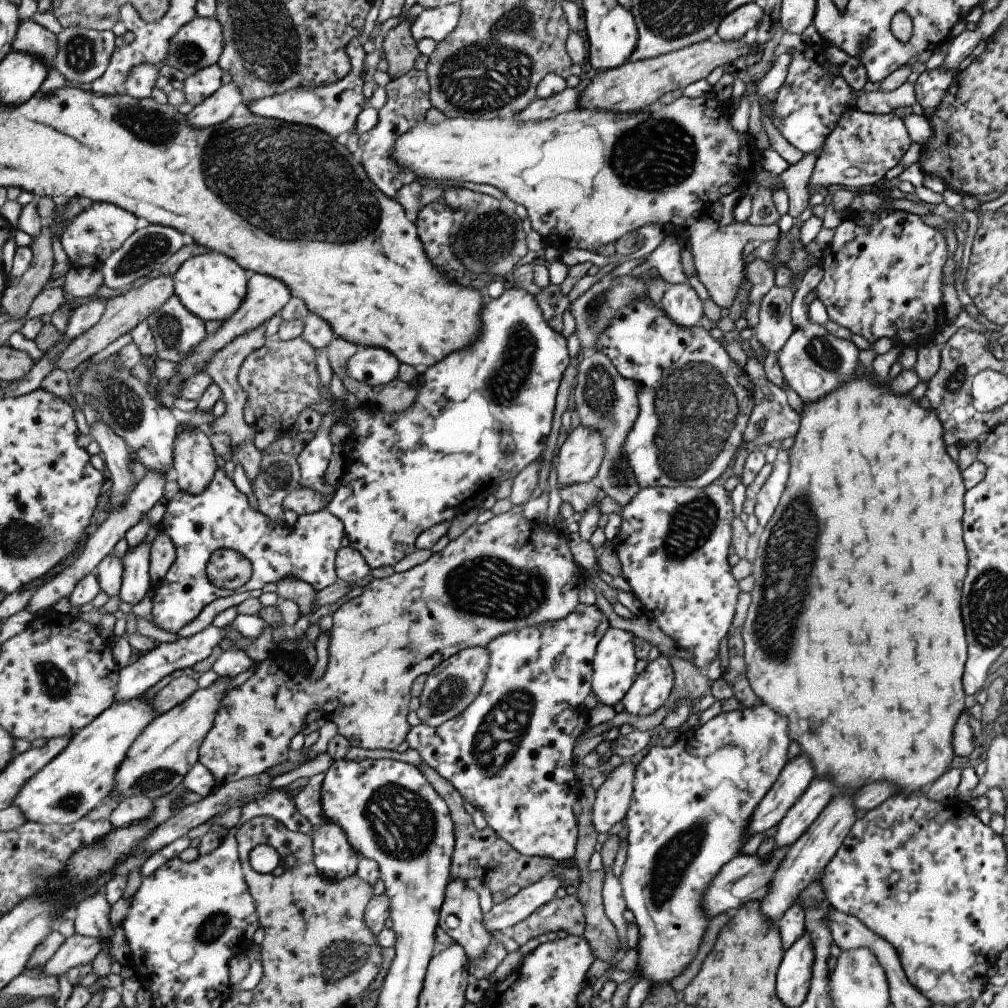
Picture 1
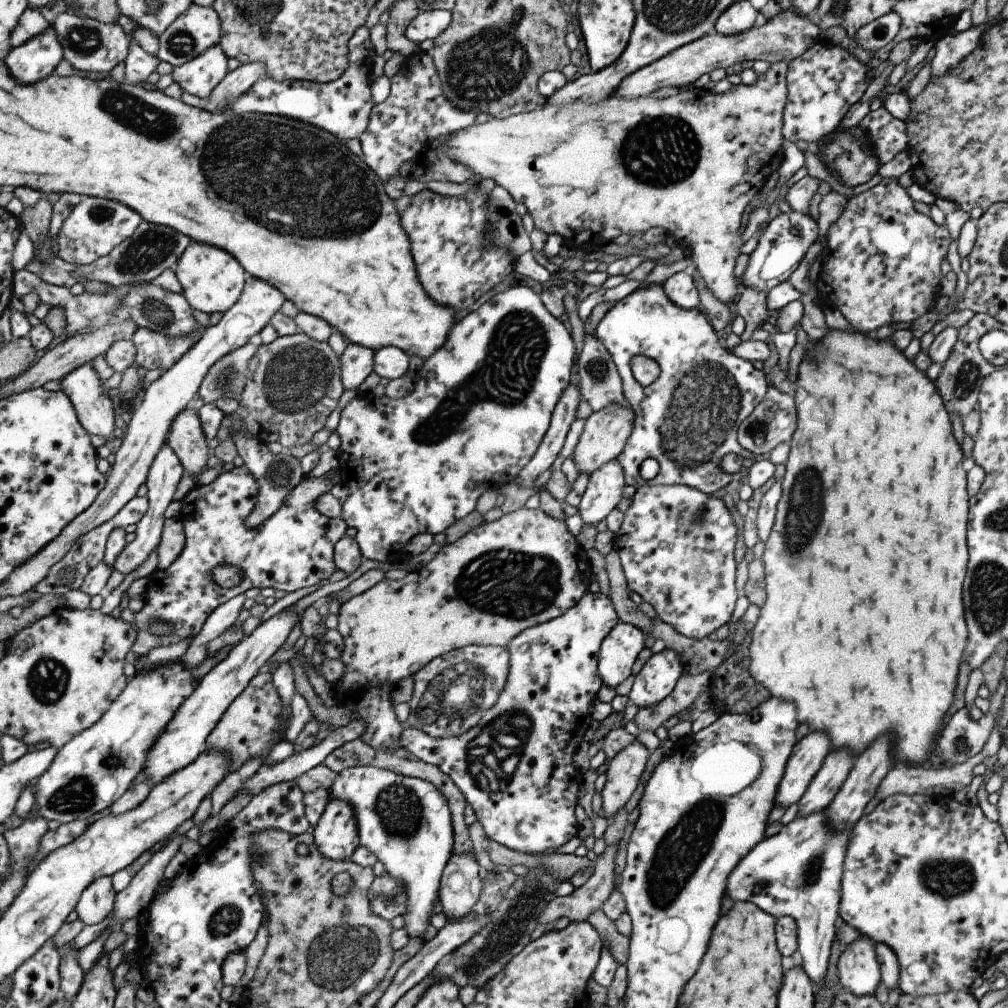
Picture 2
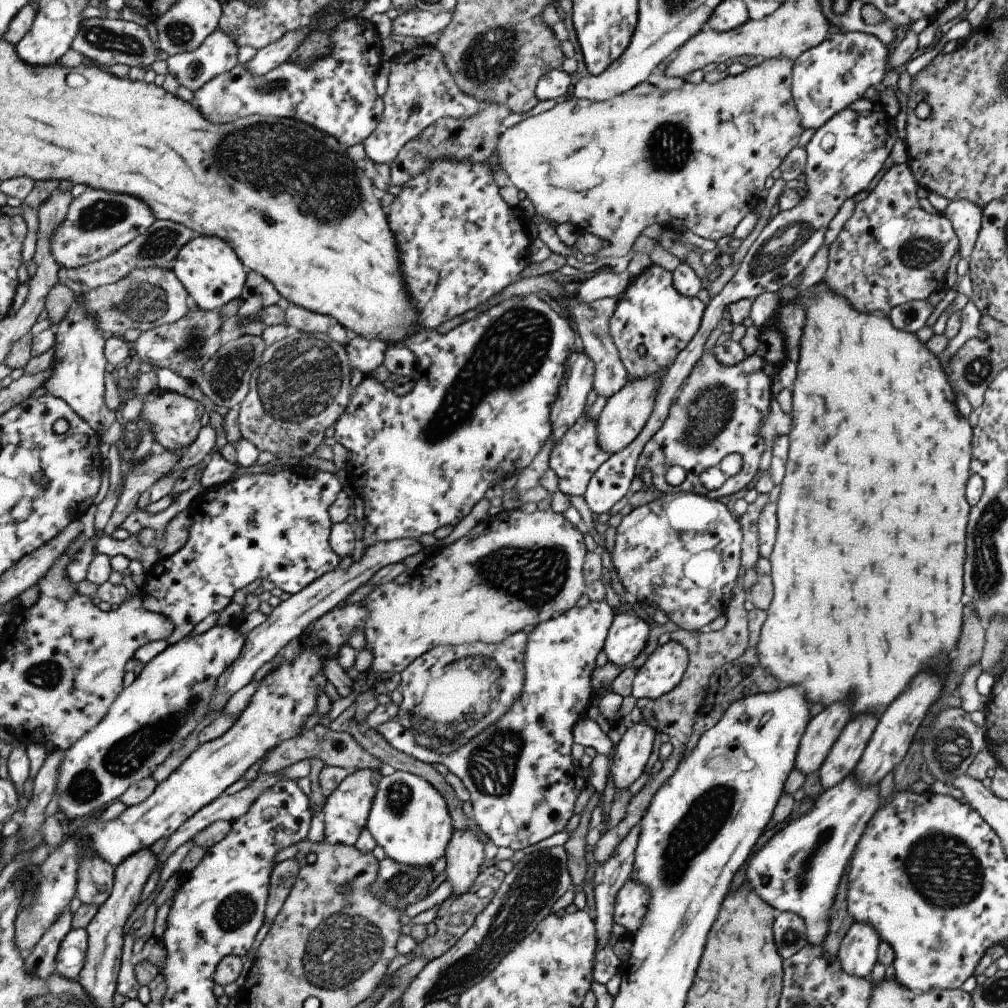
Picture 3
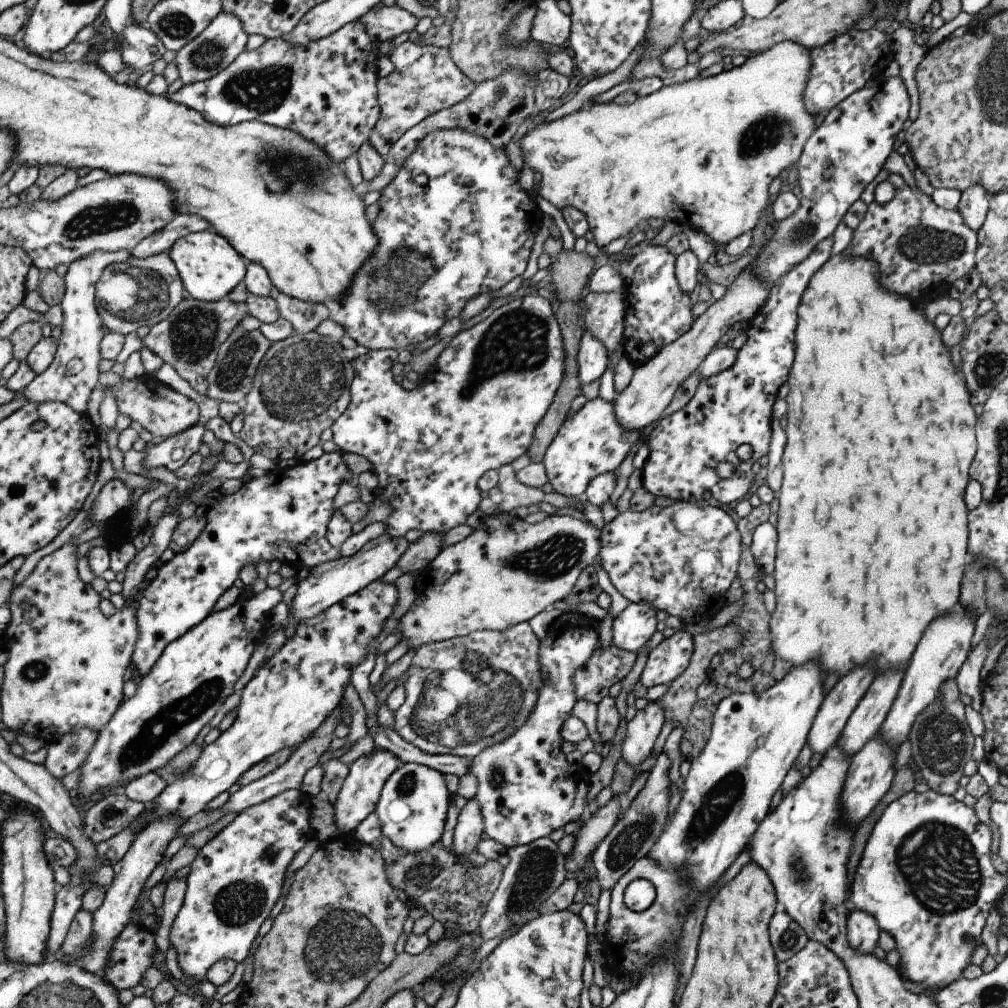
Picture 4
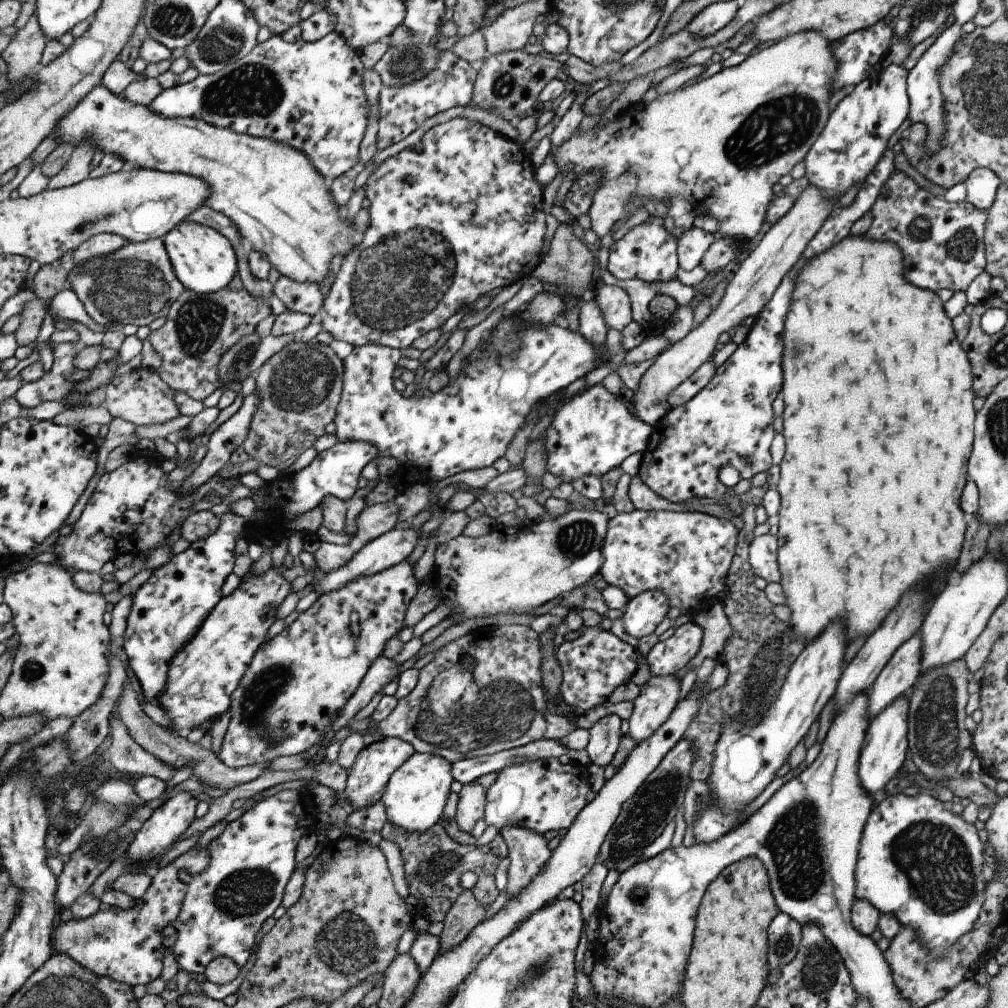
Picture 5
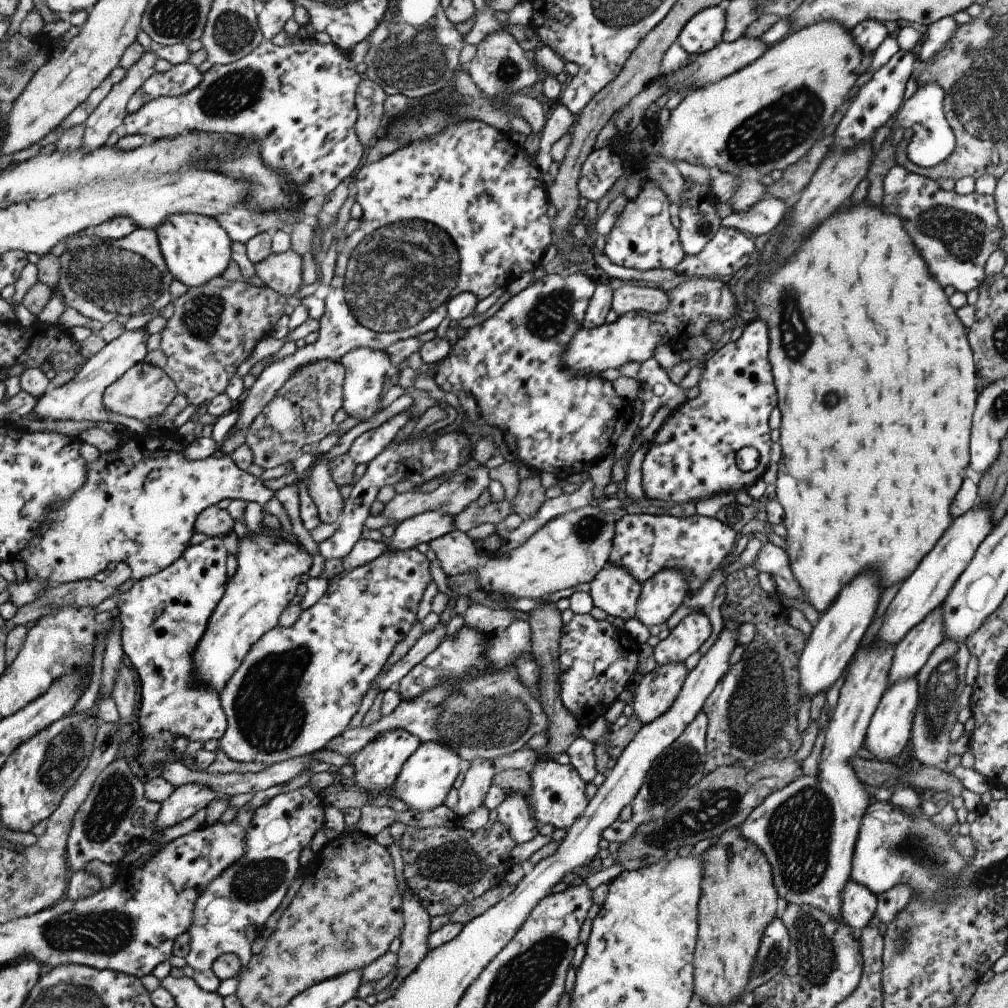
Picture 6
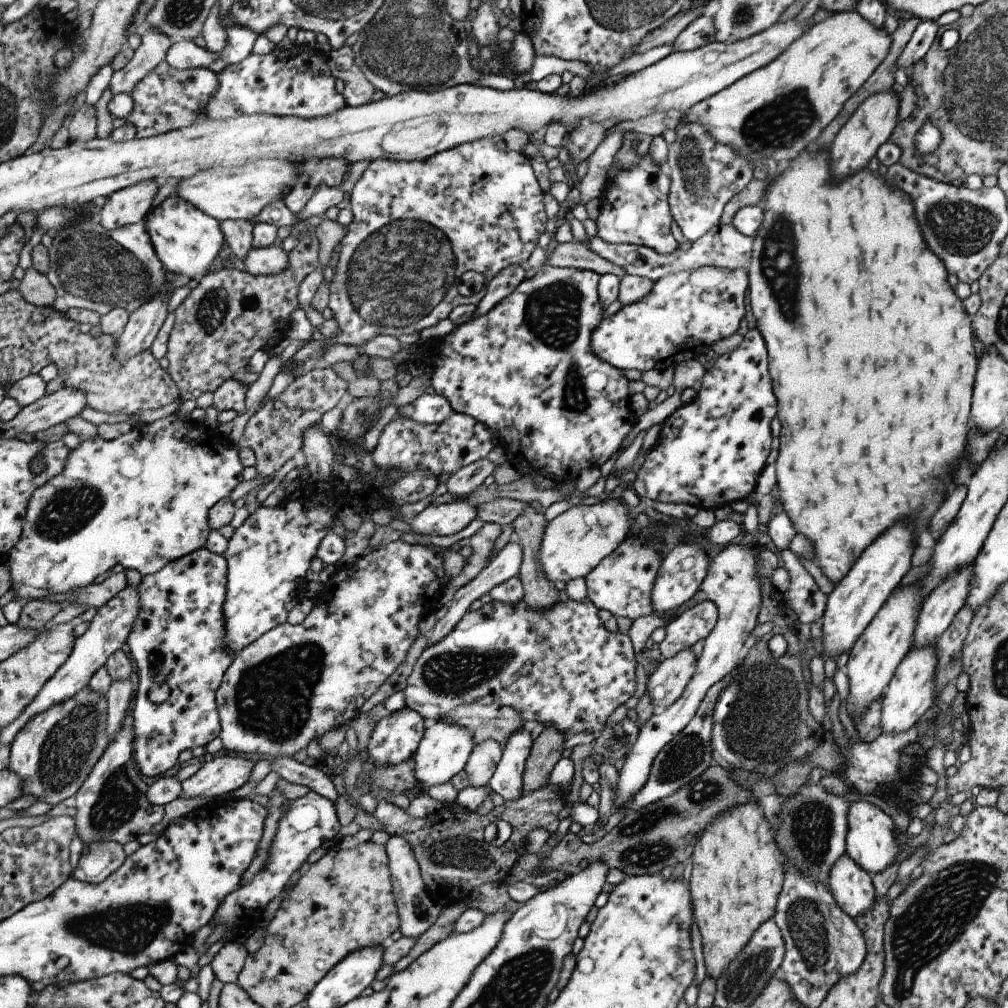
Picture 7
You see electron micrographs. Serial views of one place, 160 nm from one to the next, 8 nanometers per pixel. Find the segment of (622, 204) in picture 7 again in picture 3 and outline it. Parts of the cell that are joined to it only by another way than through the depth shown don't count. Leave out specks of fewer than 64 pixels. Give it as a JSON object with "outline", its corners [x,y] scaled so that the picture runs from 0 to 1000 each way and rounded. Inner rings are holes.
{"outline":[[[649,261],[626,277],[611,297],[608,313],[603,319],[608,341],[612,344],[623,377],[642,372],[650,372],[654,376],[670,353],[683,348],[699,305],[691,295],[674,292],[668,286],[667,272]],[[632,343],[638,343],[639,351],[632,349]]]}

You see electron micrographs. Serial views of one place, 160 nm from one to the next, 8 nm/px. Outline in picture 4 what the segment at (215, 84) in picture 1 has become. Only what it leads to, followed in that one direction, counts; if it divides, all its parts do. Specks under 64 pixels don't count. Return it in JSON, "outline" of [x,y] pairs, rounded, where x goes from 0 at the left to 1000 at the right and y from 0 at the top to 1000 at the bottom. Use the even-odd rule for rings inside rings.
{"outline":[[[219,11],[199,35],[176,52],[174,62],[182,83],[204,80],[221,71],[236,56],[246,50],[247,37],[241,21],[234,14]]]}

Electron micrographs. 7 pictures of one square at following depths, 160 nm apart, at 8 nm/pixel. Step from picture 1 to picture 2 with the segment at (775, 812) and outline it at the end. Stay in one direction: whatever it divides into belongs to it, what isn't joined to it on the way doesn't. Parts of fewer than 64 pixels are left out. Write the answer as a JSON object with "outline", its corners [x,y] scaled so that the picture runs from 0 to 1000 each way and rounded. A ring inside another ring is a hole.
{"outline":[[[804,725],[791,735],[771,780],[767,800],[780,804],[791,797],[822,746],[822,730],[818,726]]]}

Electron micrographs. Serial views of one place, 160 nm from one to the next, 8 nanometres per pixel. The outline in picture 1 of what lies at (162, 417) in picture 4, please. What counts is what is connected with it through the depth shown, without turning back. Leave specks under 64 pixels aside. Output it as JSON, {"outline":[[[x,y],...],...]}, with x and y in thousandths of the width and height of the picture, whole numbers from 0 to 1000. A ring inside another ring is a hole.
{"outline":[[[199,424],[182,426],[172,443],[173,474],[180,486],[193,491],[203,488],[218,465],[209,431]]]}

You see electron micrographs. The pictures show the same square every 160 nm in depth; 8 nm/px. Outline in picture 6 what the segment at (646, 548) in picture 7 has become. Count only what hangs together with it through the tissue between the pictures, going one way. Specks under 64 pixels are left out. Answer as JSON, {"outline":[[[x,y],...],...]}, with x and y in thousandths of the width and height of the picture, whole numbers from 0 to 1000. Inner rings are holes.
{"outline":[[[601,557],[583,578],[583,588],[589,601],[619,616],[629,613],[637,580],[616,561]]]}

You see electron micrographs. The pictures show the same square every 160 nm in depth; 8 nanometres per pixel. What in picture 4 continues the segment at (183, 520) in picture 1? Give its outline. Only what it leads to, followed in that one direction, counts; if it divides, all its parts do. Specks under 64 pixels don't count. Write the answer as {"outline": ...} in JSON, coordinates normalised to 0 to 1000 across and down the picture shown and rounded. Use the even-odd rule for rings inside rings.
{"outline":[[[337,445],[321,449],[315,455],[299,458],[291,463],[274,463],[266,471],[250,473],[231,490],[222,490],[220,495],[206,504],[206,519],[198,533],[184,546],[162,558],[156,565],[155,573],[142,585],[137,597],[136,615],[138,633],[134,642],[131,657],[140,671],[147,670],[164,644],[199,619],[215,601],[221,587],[225,587],[237,573],[237,565],[243,560],[251,560],[264,556],[269,562],[286,560],[298,567],[307,567],[311,563],[338,553],[335,544],[324,534],[328,513],[333,507],[332,492],[340,478],[354,481],[354,472],[348,469],[340,456]]]}

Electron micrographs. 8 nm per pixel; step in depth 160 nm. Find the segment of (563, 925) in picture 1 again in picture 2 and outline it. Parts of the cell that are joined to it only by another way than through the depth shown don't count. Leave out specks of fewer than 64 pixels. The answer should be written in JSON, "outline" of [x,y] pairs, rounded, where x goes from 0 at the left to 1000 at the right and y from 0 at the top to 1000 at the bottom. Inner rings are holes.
{"outline":[[[600,839],[586,858],[588,867],[564,889],[550,890],[533,909],[533,916],[541,919],[558,910],[563,911],[564,915],[580,915],[588,903],[596,902],[608,880],[608,851],[612,839]]]}

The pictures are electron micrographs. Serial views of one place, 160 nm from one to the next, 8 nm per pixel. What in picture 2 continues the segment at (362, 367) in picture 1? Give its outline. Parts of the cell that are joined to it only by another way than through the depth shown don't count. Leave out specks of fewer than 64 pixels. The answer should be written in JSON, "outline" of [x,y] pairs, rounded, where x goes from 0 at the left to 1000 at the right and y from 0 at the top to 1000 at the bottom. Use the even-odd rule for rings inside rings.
{"outline":[[[392,343],[378,345],[372,349],[372,359],[369,368],[378,375],[389,378],[398,375],[406,369],[408,355],[402,347]]]}

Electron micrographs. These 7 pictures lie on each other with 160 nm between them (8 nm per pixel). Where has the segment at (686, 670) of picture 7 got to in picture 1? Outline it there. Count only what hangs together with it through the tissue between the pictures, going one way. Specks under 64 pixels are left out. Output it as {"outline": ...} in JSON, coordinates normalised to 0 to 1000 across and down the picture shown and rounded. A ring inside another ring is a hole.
{"outline":[[[619,753],[589,786],[586,815],[592,827],[602,825],[621,809],[626,789],[630,759]]]}

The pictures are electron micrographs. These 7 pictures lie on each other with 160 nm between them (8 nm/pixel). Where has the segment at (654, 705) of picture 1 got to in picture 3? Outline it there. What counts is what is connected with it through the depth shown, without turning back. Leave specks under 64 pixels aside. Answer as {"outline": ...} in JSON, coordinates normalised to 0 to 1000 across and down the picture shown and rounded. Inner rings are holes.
{"outline":[[[666,636],[652,640],[640,657],[631,665],[626,678],[626,689],[631,693],[644,692],[645,696],[664,687],[676,675],[678,666],[683,658],[683,647],[677,639]]]}

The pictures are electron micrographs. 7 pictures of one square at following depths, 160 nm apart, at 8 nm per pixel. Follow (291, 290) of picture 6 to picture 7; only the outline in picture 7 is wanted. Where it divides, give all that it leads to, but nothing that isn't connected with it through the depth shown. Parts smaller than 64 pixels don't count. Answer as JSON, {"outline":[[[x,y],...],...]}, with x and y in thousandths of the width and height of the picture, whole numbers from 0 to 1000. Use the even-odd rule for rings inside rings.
{"outline":[[[277,244],[250,247],[242,256],[244,268],[252,273],[274,273],[284,269],[287,262],[286,250]]]}

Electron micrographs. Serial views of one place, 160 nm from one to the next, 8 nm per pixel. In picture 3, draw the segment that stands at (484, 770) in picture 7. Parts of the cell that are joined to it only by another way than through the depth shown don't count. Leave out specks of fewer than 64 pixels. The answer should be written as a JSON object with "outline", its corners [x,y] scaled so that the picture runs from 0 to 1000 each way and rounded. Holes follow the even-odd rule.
{"outline":[[[468,821],[451,823],[446,839],[442,841],[441,850],[444,855],[442,869],[449,879],[449,886],[454,888],[462,886],[471,877],[475,869],[475,857],[479,854],[479,838],[474,825]]]}

